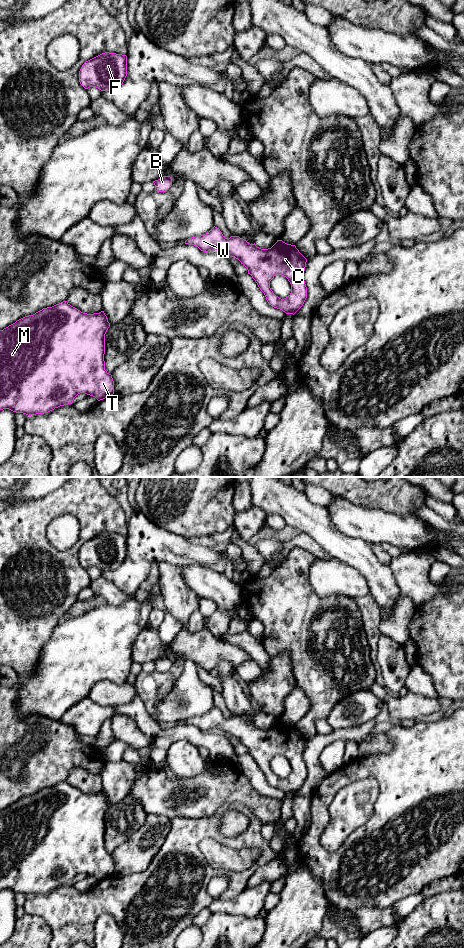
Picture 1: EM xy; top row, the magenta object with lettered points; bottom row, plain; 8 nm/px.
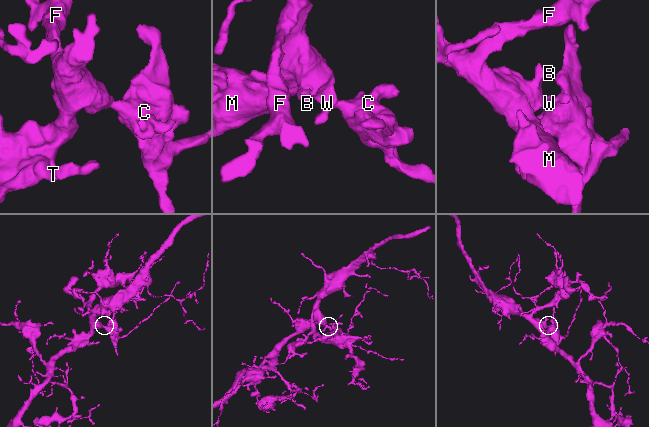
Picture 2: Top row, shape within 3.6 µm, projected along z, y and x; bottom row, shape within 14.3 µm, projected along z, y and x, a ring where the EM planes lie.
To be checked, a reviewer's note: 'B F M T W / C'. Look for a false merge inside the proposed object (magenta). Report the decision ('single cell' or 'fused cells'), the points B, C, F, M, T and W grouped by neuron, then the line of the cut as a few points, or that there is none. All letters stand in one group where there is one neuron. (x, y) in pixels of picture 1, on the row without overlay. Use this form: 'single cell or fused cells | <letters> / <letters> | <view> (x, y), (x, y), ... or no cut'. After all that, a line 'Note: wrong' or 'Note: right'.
single cell | B C F M T W | no cut
Note: wrong

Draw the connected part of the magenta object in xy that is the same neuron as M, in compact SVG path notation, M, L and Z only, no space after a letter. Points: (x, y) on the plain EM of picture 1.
M63 781L0 810L0 890L9 889L31 896L72 884L80 873L93 876L98 881L113 875L114 861L105 850L104 841L105 814L109 807L104 791L87 794Z

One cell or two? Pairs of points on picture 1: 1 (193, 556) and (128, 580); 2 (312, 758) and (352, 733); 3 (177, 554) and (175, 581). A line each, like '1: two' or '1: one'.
1: one
2: one
3: two

